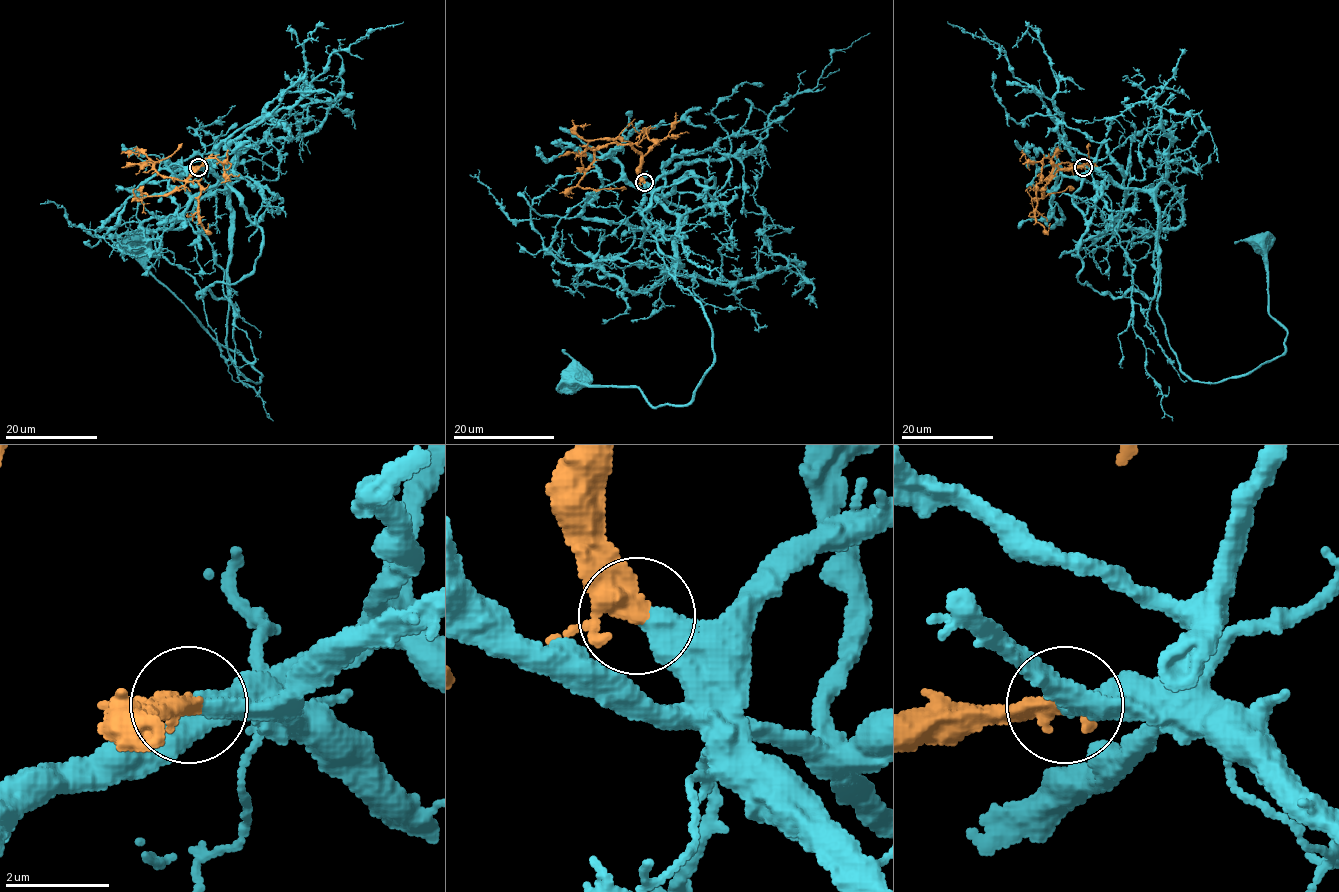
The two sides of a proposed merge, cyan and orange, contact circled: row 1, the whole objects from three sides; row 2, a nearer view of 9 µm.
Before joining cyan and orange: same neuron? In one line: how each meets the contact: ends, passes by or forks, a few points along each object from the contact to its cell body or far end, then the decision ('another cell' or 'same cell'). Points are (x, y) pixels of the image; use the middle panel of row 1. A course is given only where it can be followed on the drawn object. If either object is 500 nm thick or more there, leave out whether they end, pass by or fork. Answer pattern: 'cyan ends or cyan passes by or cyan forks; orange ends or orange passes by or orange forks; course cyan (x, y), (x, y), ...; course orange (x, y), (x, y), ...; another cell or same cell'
course cyan (644, 182), (676, 218), (675, 280), (701, 304), (713, 364), (685, 404), (654, 407), (637, 388), (579, 375); course orange (644, 182), (641, 156), (630, 144), (603, 144), (594, 153), (593, 162), (579, 185), (600, 190), (626, 189); same cell

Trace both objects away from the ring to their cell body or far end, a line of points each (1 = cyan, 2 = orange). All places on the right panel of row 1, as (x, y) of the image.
1: (1083, 166), (1152, 197), (1158, 313), (1193, 381), (1248, 375), (1284, 351), (1258, 245)
2: (1083, 166), (1059, 169), (1047, 180), (1056, 164), (1085, 164), (1090, 161), (1089, 143)

